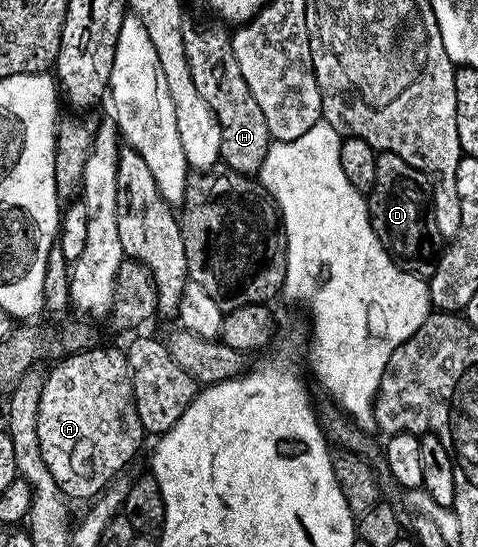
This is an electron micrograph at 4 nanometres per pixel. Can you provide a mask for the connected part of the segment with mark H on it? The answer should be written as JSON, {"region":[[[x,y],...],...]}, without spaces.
{"region":[[[213,22],[206,23],[203,27],[183,26],[184,53],[188,53],[188,69],[192,69],[192,81],[196,81],[196,90],[199,91],[200,97],[208,101],[208,109],[212,109],[214,116],[218,118],[221,162],[229,170],[254,177],[261,172],[264,157],[268,157],[268,149],[272,142],[268,121],[264,121],[264,109],[256,105],[256,97],[252,97],[252,89],[248,89],[248,81],[244,81],[240,65],[236,65],[236,53],[230,44],[231,32],[221,22]]]}

